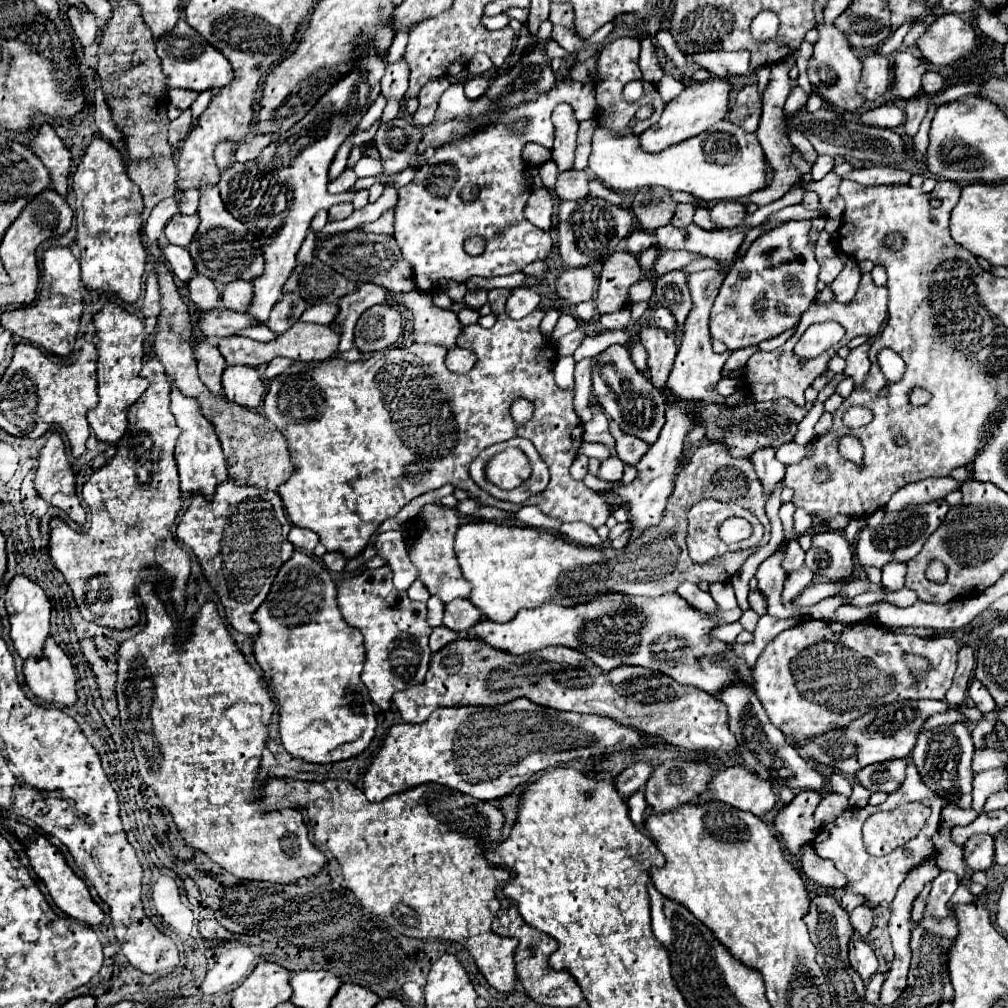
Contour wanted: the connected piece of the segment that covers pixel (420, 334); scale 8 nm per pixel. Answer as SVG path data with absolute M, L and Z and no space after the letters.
M413 289L407 295L393 293L391 301L411 309L415 343L435 343L435 345L445 345L445 347L455 345L455 339L459 331L463 329L463 325L459 327L459 319L453 311L439 309L433 303L431 293L425 295L421 289Z

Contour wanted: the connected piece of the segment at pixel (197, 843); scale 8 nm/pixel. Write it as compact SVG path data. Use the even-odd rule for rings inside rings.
M143 583L139 587L139 597L145 605L147 623L139 635L125 641L119 649L117 703L121 727L133 743L141 777L149 787L153 787L157 797L173 815L181 837L237 879L289 885L299 879L319 875L327 867L329 859L309 841L309 831L301 813L265 813L257 803L251 803L257 801L255 779L263 749L267 747L267 725L271 723L275 703L261 685L257 671L247 665L245 657L237 649L217 613L215 603L205 603L199 609L189 639L181 641L177 639L175 625L151 583Z

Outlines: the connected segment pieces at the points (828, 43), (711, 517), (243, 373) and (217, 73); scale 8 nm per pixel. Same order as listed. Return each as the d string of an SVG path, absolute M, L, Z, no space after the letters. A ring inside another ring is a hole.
M823 23L823 25L817 25L817 29L819 29L819 39L815 43L815 51L813 51L809 65L807 65L807 75L809 75L811 85L829 103L833 103L841 109L847 109L847 111L859 109L865 103L865 99L859 97L859 93L855 91L855 85L859 81L859 73L861 73L861 61L853 53L853 49L847 41L847 35L841 33L835 25Z
M703 499L699 501L697 505L691 507L689 511L689 533L687 533L687 547L689 547L689 557L695 561L695 563L703 563L703 561L709 561L711 557L717 557L717 555L723 555L727 551L737 551L737 549L747 549L747 547L757 547L759 541L763 539L763 525L759 523L759 519L755 515L751 515L747 509L743 509L741 505L737 503L721 503L721 501L715 501L715 499ZM729 517L745 517L751 525L753 525L753 535L745 541L739 541L739 543L723 543L719 537L717 537L717 531L721 527L721 523Z
M247 365L225 367L221 385L223 385L223 393L227 401L233 401L249 409L255 409L261 405L265 385L261 383L257 369L251 369Z
M179 19L177 25L159 37L157 41L157 53L161 57L163 73L169 79L171 89L191 89L191 91L207 91L207 89L221 89L231 83L233 69L231 63L215 49L211 47L203 35L199 35L185 19Z

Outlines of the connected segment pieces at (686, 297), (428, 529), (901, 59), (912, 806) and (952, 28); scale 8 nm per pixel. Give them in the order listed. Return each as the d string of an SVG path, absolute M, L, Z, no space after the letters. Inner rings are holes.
M671 271L655 281L655 297L661 307L669 309L679 325L683 327L689 311L691 311L691 293L687 287L687 275L683 271Z
M439 503L425 505L423 511L421 511L421 517L419 517L419 523L423 525L421 533L413 541L411 551L409 551L409 557L411 557L413 565L417 565L417 569L419 569L419 579L427 585L429 593L439 597L443 603L449 603L449 601L459 599L459 597L469 599L471 583L463 577L461 567L457 563L457 557L455 557L455 551L453 551L455 531L459 527L457 511L447 509L447 507L439 505Z
M901 51L895 57L893 69L895 69L895 81L887 95L887 101L897 103L917 97L921 91L921 77L925 73L925 63L917 59L913 53Z
M907 803L893 811L875 813L863 825L865 849L871 855L891 853L913 839L929 815L931 807L927 803Z
M941 15L917 39L921 57L931 65L943 67L971 53L975 45L975 29L957 15Z

